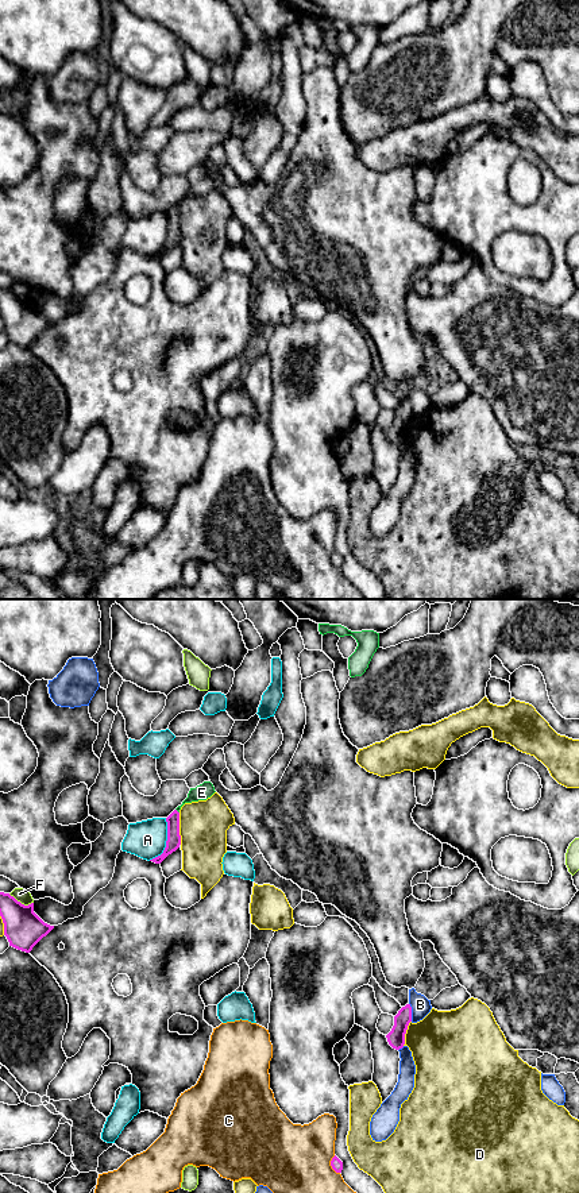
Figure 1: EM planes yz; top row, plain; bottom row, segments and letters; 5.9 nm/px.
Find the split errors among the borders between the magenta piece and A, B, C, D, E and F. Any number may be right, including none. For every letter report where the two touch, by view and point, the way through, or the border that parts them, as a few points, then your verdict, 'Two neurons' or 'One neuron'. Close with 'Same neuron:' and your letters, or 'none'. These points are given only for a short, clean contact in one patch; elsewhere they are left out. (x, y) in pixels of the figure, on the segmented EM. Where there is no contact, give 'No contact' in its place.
A: Touches magenta at yz (166, 842). Two neurons
B: Touches magenta at yz (410, 1012). Two neurons
C: Touches magenta at yz (331, 1165). Two neurons
D: Touches magenta at yz (178, 829). Two neurons
E: Touches magenta at yz (177, 811). Boundary: yz (176, 809), (178, 813). Two neurons
F: Touches magenta at yz (19, 902). Two neurons
Same neuron: none

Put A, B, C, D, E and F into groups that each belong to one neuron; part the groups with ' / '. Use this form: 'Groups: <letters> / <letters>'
Groups: A / B / C / D / E F

